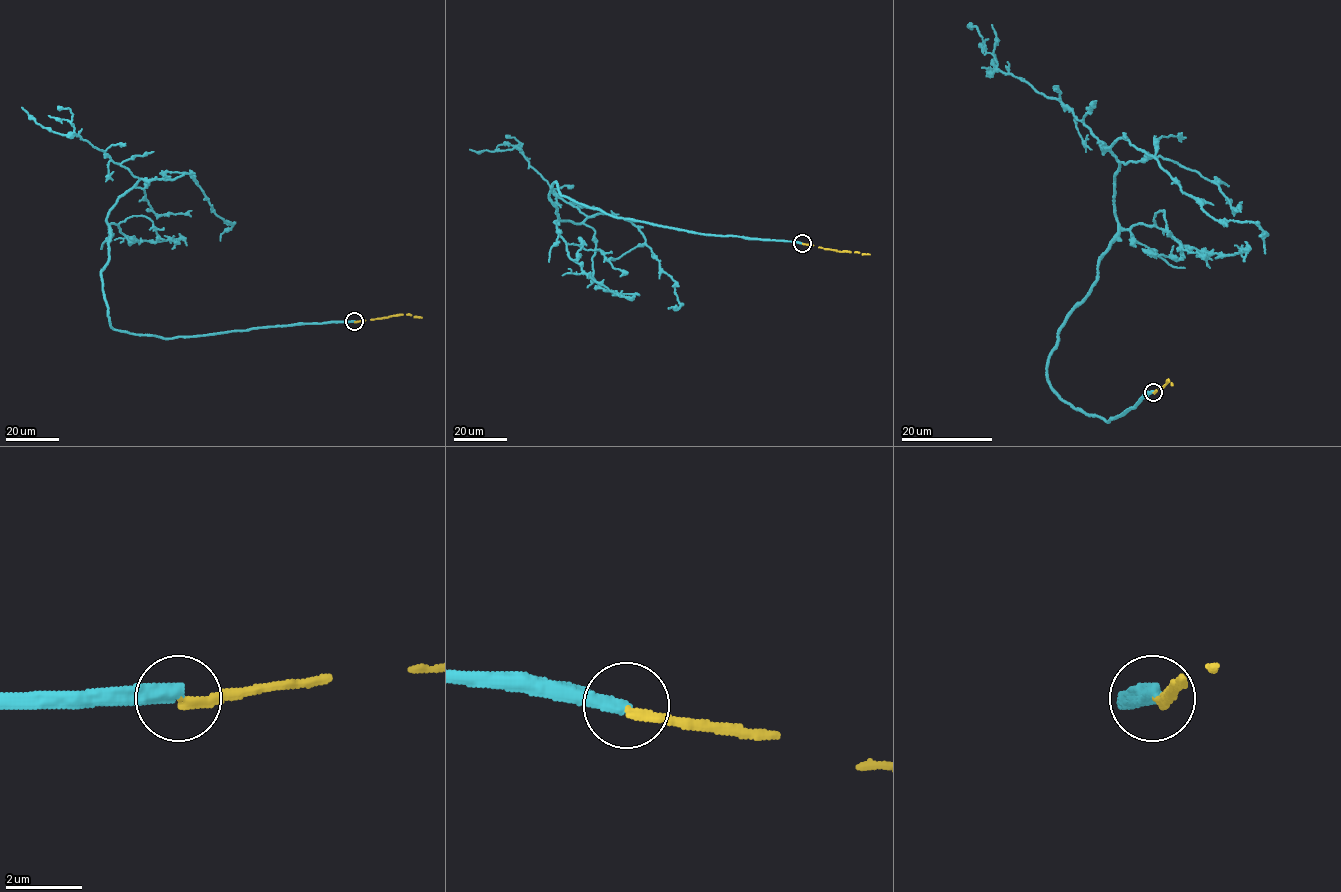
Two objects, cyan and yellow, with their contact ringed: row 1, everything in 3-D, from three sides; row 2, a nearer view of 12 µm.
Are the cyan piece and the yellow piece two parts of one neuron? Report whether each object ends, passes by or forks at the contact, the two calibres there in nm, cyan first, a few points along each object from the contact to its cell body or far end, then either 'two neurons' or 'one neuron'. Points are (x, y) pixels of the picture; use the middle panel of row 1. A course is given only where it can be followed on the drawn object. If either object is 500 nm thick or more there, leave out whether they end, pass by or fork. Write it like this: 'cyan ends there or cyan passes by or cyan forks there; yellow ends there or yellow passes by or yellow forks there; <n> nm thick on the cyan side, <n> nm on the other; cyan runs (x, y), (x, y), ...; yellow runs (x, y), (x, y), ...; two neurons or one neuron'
cyan ends there; yellow ends there; 400 nm thick on the cyan side, 190 nm on the other; cyan runs (802, 243), (612, 217), (556, 181), (556, 223), (608, 213), (637, 227), (675, 282), (680, 306), (668, 308); yellow runs (802, 243), (869, 254); two neurons

